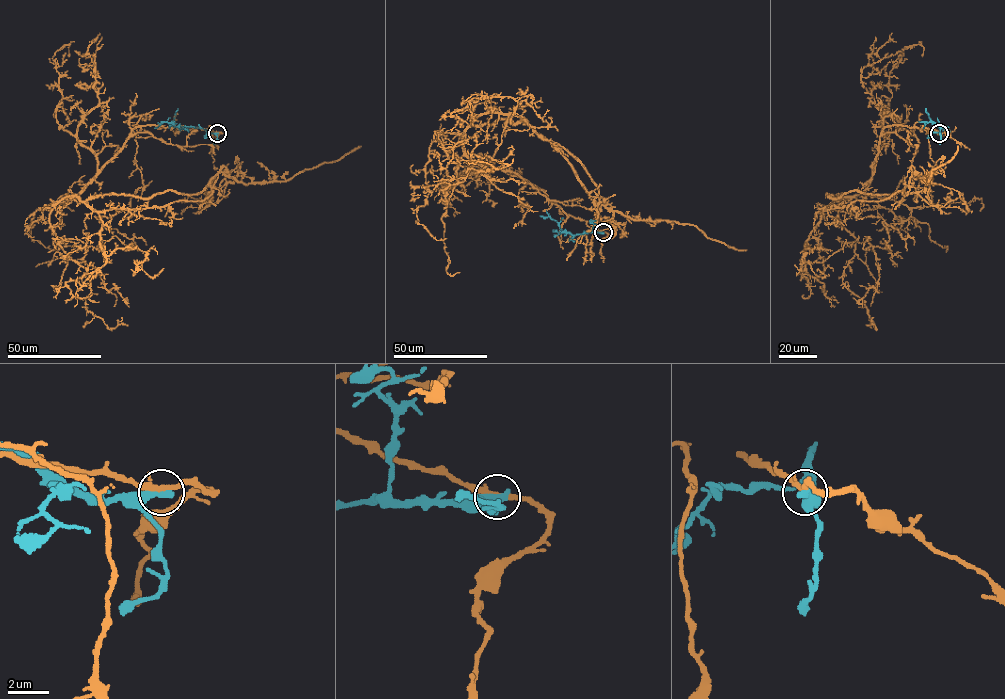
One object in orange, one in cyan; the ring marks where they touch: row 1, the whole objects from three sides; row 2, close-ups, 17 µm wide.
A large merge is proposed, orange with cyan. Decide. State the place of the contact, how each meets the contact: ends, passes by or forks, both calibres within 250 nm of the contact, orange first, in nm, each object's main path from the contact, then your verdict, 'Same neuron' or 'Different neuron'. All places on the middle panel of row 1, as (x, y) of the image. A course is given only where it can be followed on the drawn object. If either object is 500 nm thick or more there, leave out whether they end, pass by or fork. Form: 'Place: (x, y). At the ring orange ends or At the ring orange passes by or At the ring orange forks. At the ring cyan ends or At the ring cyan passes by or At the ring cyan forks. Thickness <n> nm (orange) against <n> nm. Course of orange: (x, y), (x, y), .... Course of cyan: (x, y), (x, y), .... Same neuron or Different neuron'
Place: (603, 232). At the ring orange passes by. At the ring cyan ends. Thickness 240 nm (orange) against 460 nm. Course of orange: (602, 232), (514, 172), (472, 160), (463, 133), (527, 122), (594, 201), (632, 218), (695, 225), (747, 250). Course of cyan: (603, 232), (571, 235), (561, 232), (556, 221), (549, 216), (540, 216). Different neuron

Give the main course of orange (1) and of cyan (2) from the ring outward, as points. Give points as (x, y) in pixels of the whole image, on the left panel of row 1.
1: (217, 133), (136, 126), (78, 197), (195, 194), (221, 172), (246, 184), (287, 181), (361, 146)
2: (217, 133), (176, 127), (171, 121), (154, 128)

